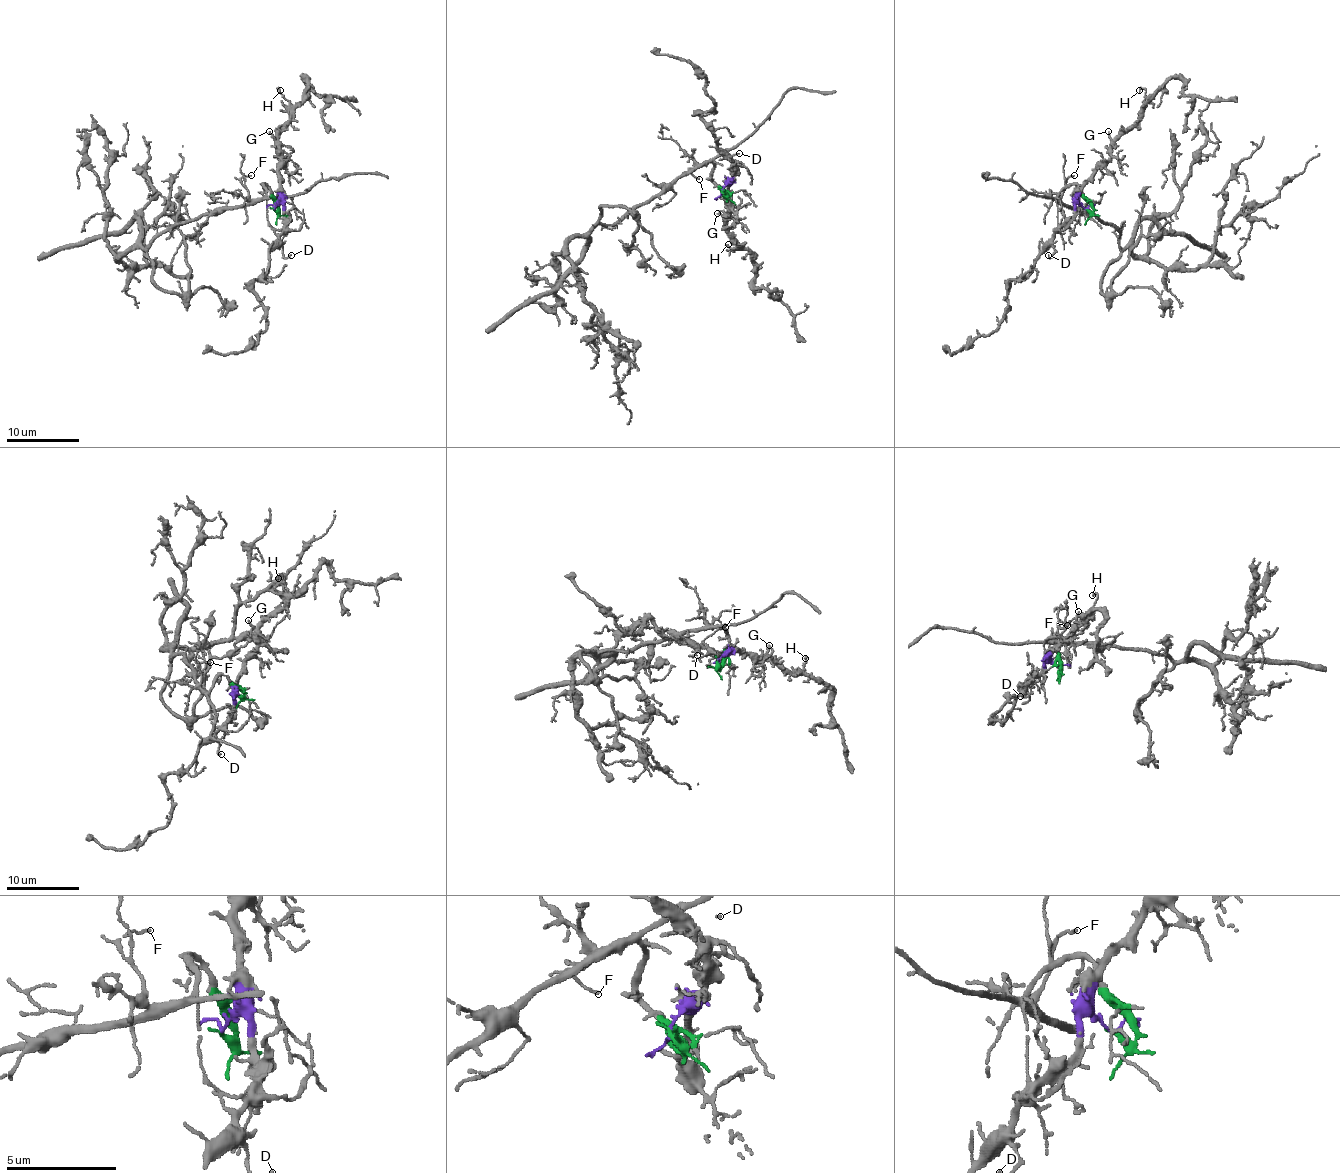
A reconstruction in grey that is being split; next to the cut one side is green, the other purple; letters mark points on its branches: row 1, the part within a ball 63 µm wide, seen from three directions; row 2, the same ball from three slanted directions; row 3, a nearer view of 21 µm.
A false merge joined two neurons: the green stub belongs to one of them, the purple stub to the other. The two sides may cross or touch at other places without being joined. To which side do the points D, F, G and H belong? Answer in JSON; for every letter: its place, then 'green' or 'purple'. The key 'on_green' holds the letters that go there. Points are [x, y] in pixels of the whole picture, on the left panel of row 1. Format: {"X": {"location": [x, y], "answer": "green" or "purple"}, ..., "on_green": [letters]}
{"D": {"location": [291, 255], "answer": "purple"}, "F": {"location": [251, 175], "answer": "green"}, "G": {"location": [269, 131], "answer": "purple"}, "H": {"location": [280, 90], "answer": "purple"}, "on_green": ["F"]}

